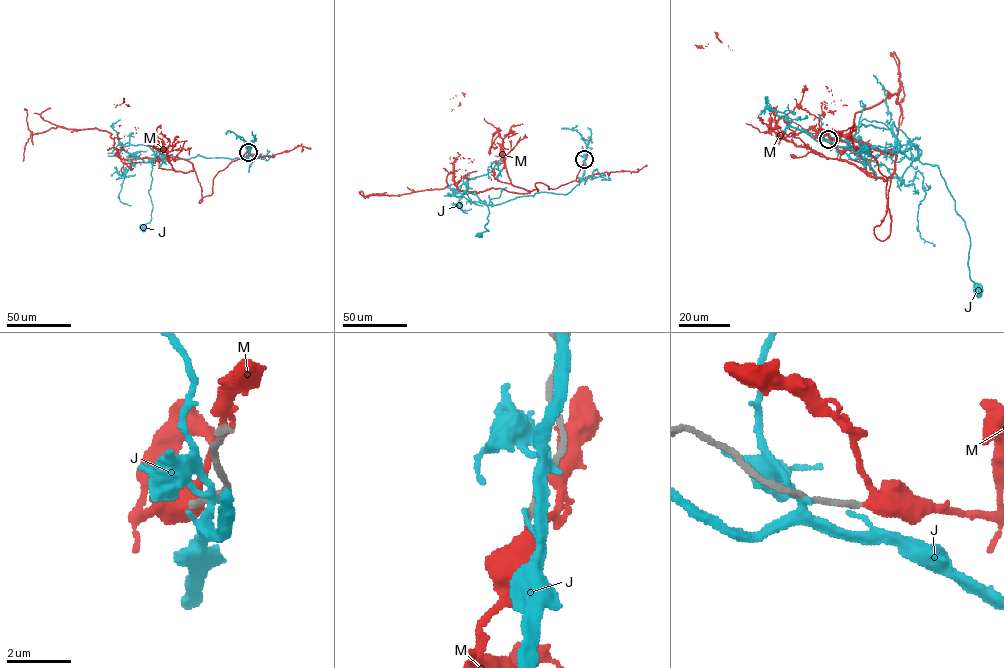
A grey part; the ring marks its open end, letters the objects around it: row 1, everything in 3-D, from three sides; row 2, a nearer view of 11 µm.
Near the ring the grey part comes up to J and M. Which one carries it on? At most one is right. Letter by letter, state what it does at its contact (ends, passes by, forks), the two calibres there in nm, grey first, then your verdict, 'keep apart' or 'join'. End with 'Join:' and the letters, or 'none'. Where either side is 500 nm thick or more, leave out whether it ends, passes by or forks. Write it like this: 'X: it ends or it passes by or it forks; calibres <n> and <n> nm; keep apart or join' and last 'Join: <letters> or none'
J: it ends; calibres 240 and 130 nm; keep apart
M: it passes by; calibres 220 and 400 nm; join
Join: M

